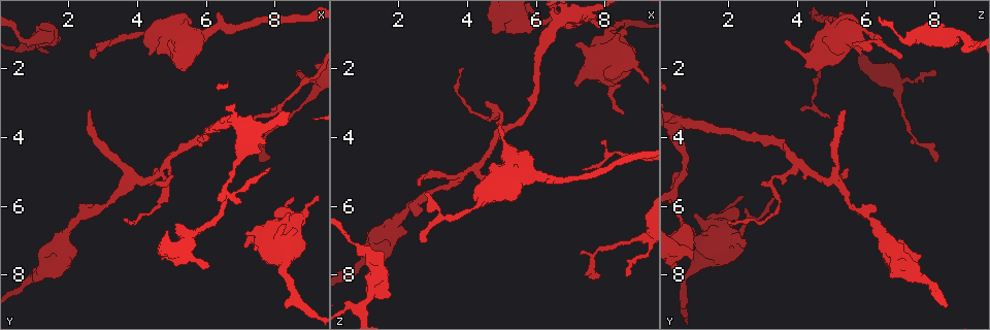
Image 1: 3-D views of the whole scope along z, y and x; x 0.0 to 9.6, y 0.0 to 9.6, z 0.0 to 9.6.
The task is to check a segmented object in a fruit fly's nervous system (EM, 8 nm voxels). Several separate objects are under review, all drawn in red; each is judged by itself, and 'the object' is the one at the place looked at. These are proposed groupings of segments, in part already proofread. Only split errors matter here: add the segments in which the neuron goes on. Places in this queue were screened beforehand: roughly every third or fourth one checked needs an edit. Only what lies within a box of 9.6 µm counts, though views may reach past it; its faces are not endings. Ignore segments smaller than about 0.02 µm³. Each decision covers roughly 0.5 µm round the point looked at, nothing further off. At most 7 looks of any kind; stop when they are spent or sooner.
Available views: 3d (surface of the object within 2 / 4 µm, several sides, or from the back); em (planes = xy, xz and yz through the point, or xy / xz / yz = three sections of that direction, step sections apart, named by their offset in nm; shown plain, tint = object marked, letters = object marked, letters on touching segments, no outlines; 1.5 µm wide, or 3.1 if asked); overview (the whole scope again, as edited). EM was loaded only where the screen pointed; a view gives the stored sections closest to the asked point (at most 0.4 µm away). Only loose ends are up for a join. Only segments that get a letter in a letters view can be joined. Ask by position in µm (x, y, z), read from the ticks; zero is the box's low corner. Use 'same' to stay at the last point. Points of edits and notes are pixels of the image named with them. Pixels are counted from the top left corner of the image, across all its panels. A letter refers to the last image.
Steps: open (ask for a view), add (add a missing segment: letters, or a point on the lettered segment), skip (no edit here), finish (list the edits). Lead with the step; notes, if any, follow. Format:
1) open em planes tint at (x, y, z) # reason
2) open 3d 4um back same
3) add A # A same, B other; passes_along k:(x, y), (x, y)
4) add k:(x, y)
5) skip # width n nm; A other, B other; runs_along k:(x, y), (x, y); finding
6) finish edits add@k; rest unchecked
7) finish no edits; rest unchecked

open em planes plain at (8.35, 6.55, 0.85) # an open end

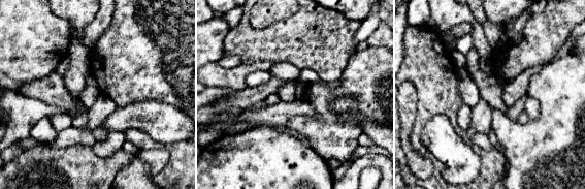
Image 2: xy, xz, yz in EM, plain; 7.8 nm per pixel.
open em planes letters same # see the neighbours

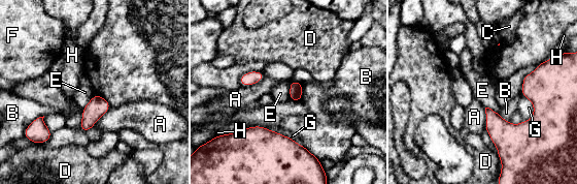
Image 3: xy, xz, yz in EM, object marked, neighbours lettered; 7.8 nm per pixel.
skip # A other, B other, C other, D other, E other, F other, G other, H other; border 3:(292, 81), (289, 99); no lettered segment goes on from it

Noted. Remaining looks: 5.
open em yz step 4 tint at (8.60, 5.85, 3.40) # free end

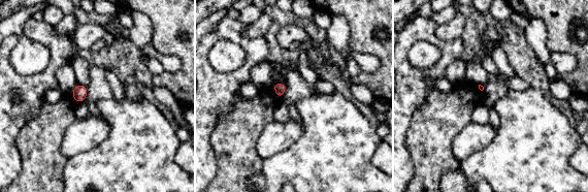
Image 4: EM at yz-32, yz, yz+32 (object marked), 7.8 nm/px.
open em planes tint same

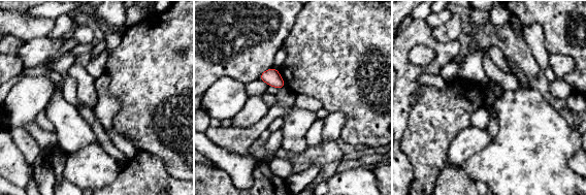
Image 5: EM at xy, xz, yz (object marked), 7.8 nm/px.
open em planes letters same

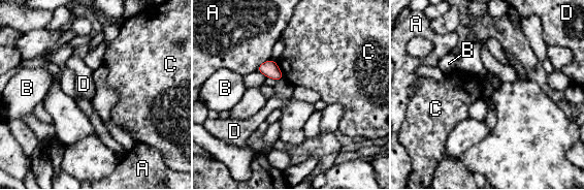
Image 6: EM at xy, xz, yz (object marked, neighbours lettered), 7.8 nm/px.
skip # A other, B other, C other, D other; no lettered segment goes on from it

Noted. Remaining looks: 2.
open em planes tint at (2.80, 1.55, 7.00) # branch stops here

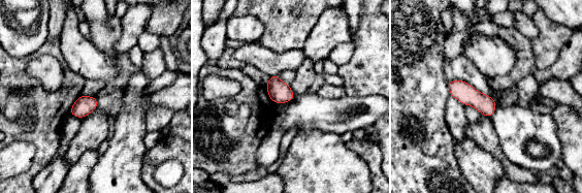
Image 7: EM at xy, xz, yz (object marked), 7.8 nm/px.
open em planes letters same # what lies round it

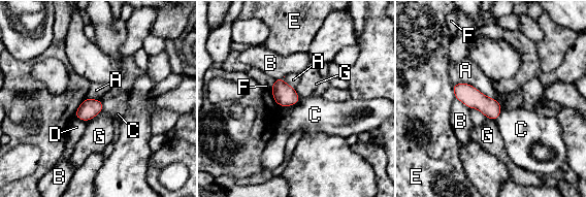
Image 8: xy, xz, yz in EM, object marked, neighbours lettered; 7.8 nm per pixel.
skip # longest_contact A 440 nm; A other, B other, C other, D other, E other, F other, G other; none of them fits

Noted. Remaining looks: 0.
finish no edits; rest unchecked

